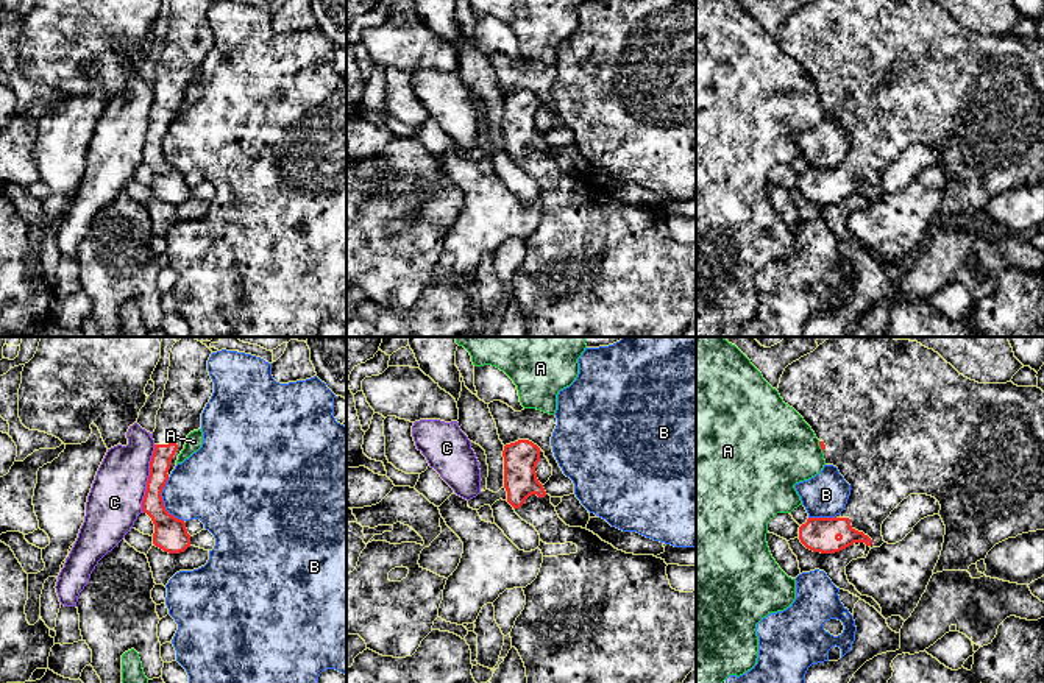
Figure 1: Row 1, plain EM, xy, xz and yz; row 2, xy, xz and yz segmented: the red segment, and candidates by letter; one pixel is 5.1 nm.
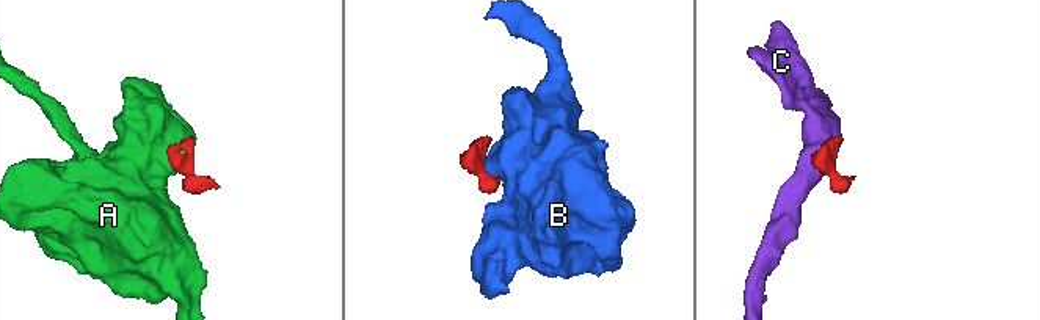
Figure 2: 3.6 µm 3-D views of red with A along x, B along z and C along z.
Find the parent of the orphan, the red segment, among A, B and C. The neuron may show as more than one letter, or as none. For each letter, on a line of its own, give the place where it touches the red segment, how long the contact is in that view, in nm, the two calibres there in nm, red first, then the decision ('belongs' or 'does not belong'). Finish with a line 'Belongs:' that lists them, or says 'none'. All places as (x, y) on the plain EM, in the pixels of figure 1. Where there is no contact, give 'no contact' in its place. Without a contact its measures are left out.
A: meets red in yz at (821, 99); contact 70 nm long; 30 nm thick on the red side, 440 nm on the other; does not belong
B: meets red in xy at (163, 153); contact 240 nm long; 170 nm thick on the red side, 360 nm on the other; does not belong
C: meets red in xy at (149, 130); contact 360 nm long; 120 nm thick on the red side, 280 nm on the other; does not belong
Belongs: none

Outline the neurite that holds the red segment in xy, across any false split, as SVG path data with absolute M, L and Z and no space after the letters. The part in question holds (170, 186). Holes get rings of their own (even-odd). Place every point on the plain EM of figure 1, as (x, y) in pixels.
M172 0L169 31L156 65L154 101L142 162L154 175L153 195L169 204L190 198L190 186L186 173L165 161L161 143L176 117L187 86L201 80L201 64L214 44L208 22L211 5L211 0Z

